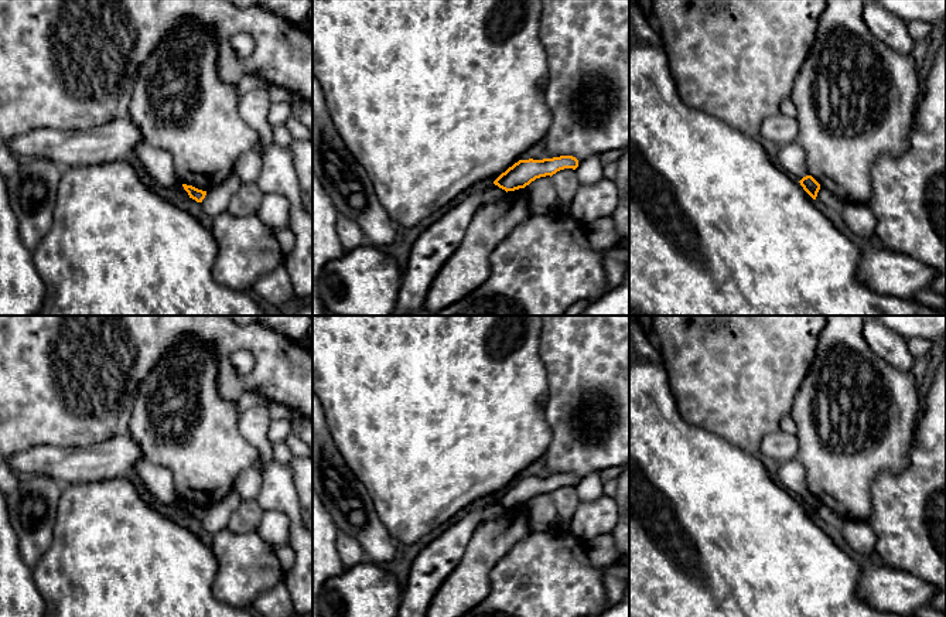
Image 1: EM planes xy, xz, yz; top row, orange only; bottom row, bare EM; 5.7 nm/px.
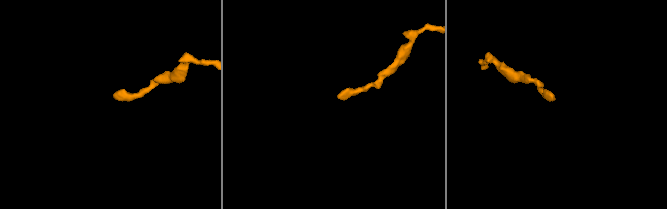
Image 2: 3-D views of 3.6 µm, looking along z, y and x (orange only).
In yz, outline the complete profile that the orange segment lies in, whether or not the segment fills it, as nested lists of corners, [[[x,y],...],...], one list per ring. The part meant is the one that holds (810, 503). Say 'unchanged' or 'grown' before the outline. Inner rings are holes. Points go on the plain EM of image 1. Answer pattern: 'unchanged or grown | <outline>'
unchanged | [[[812,492],[803,494],[799,500],[800,500],[800,502],[803,504],[803,507],[805,507],[813,517],[816,517],[817,509],[819,509],[819,507],[820,507],[820,501],[819,501]]]

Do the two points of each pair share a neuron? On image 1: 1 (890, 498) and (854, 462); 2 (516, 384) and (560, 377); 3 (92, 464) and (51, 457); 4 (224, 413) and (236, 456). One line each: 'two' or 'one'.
1: two
2: two
3: one
4: one

